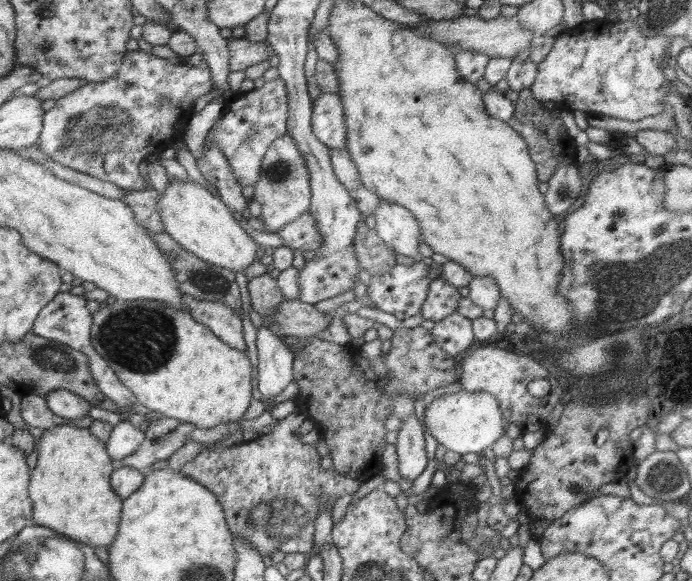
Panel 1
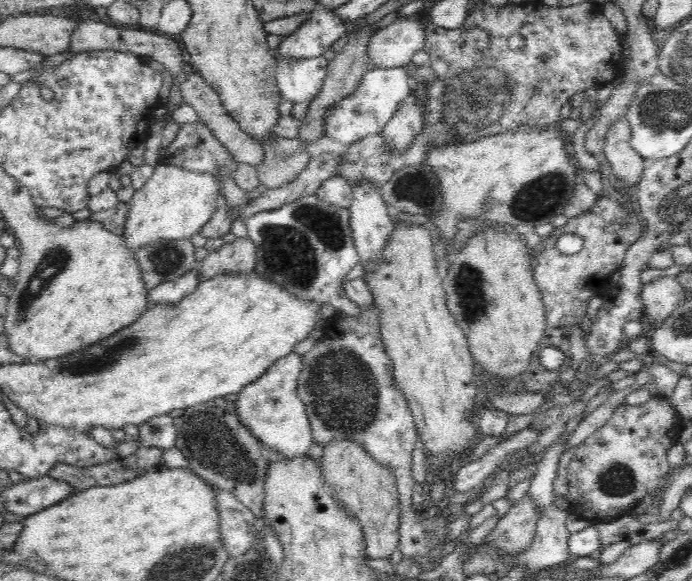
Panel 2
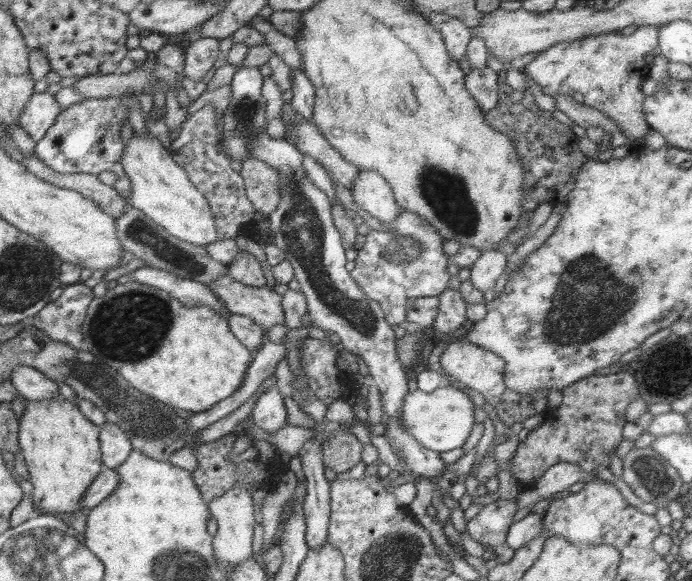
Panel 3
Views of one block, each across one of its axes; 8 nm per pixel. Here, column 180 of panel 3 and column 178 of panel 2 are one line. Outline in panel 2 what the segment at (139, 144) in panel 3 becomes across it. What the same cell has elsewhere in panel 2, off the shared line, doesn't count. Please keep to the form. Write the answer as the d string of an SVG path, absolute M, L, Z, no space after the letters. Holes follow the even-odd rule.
M160 164L129 200L129 213L121 236L128 250L138 250L158 240L192 238L224 201L222 183L207 172L188 172L181 166Z

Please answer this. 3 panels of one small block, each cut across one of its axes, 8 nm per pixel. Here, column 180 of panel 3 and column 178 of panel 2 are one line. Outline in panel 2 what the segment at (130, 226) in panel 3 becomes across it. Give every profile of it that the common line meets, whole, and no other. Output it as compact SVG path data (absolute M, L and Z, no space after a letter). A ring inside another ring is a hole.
M190 238L158 240L135 251L144 288L150 290L163 282L172 282L196 269L194 246Z

